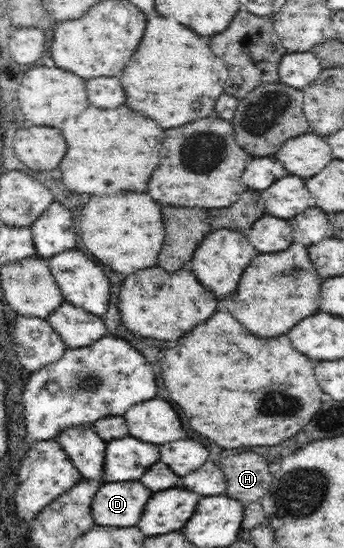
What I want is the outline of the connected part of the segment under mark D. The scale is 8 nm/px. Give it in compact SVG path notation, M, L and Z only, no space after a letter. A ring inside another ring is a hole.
M141 481L105 483L93 497L93 519L97 525L133 527L153 493Z

